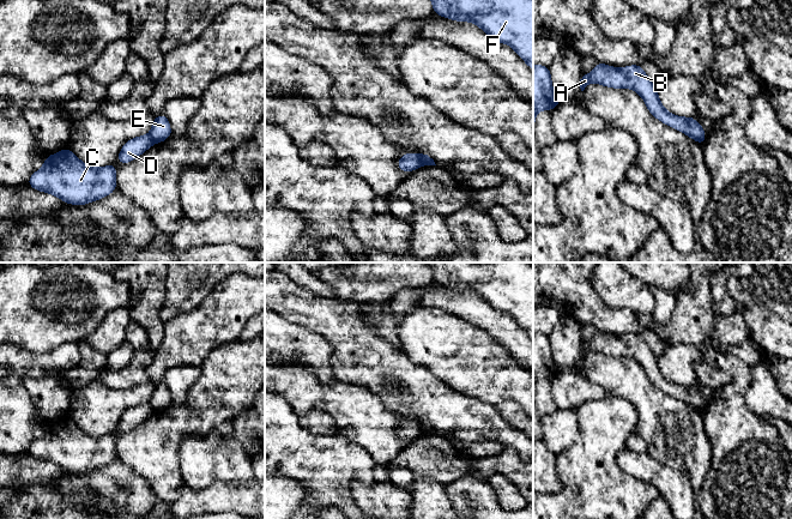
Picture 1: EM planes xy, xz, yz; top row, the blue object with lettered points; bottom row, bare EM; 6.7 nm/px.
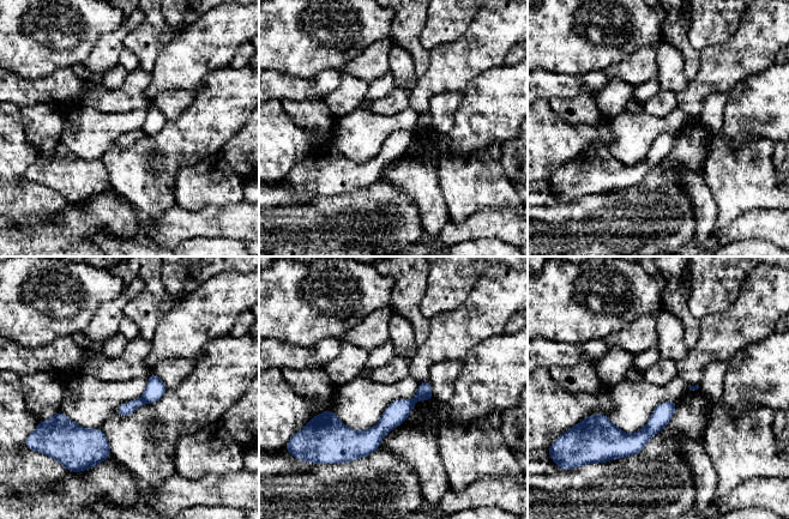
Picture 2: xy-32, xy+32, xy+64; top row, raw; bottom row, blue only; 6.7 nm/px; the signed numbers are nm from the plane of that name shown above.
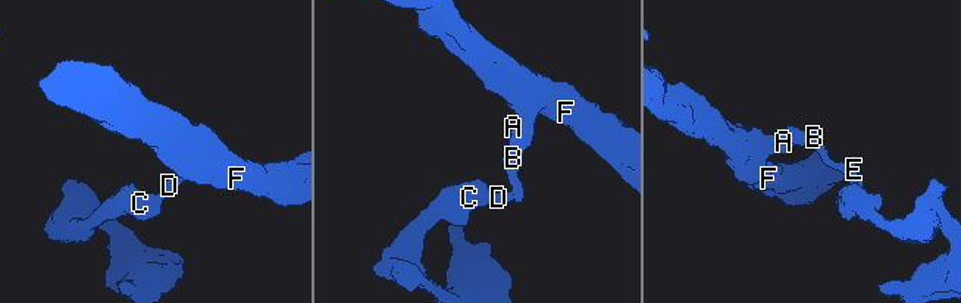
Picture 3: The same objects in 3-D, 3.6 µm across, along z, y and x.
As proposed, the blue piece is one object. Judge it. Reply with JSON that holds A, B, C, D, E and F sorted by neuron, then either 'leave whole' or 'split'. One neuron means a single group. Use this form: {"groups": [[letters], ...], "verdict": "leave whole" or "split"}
{"groups": [["A", "B", "E", "F"], ["C", "D"]], "verdict": "split"}

